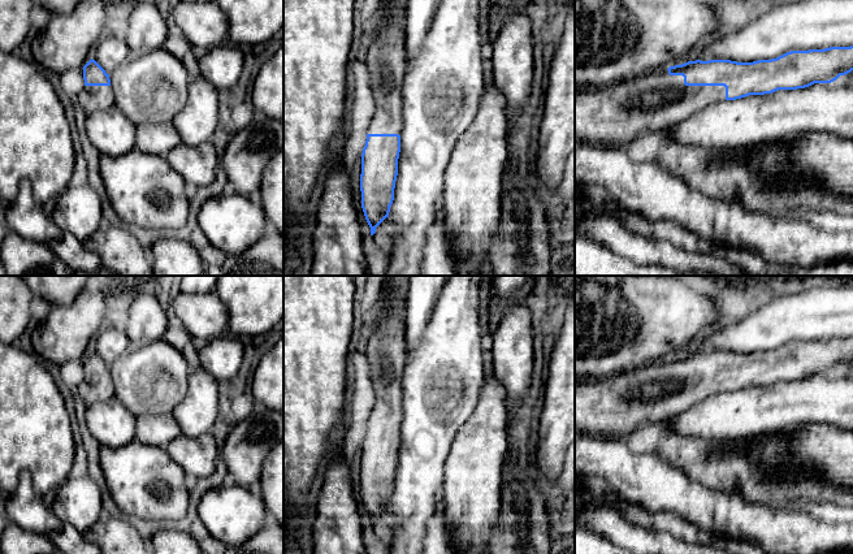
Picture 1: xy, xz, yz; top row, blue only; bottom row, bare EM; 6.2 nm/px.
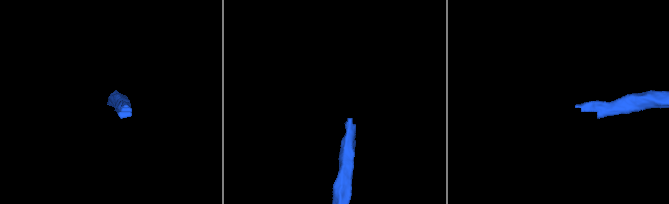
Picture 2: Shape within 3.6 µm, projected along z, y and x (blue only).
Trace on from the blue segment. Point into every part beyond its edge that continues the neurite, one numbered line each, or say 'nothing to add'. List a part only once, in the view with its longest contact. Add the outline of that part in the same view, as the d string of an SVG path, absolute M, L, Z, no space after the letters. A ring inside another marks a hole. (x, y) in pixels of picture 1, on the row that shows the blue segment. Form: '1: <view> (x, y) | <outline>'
1: yz (615, 115) | M667 69L623 79L606 87L586 87L575 92L575 138L625 147L637 137L666 131L707 105L723 101L724 86L685 86L683 75L670 75Z

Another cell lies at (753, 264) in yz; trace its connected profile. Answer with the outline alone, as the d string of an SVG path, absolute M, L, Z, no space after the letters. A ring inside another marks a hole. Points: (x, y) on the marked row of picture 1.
M575 198L575 218L584 216L589 211L611 213L619 217L632 231L657 241L667 241L684 251L711 252L741 268L749 276L853 276L852 261L826 263L811 268L770 264L759 255L744 248L709 244L676 221L649 221L644 216L619 205L611 198L601 204L594 203L592 199Z

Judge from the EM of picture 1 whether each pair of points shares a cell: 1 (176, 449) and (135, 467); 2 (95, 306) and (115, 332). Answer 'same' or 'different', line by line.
1: different
2: different

